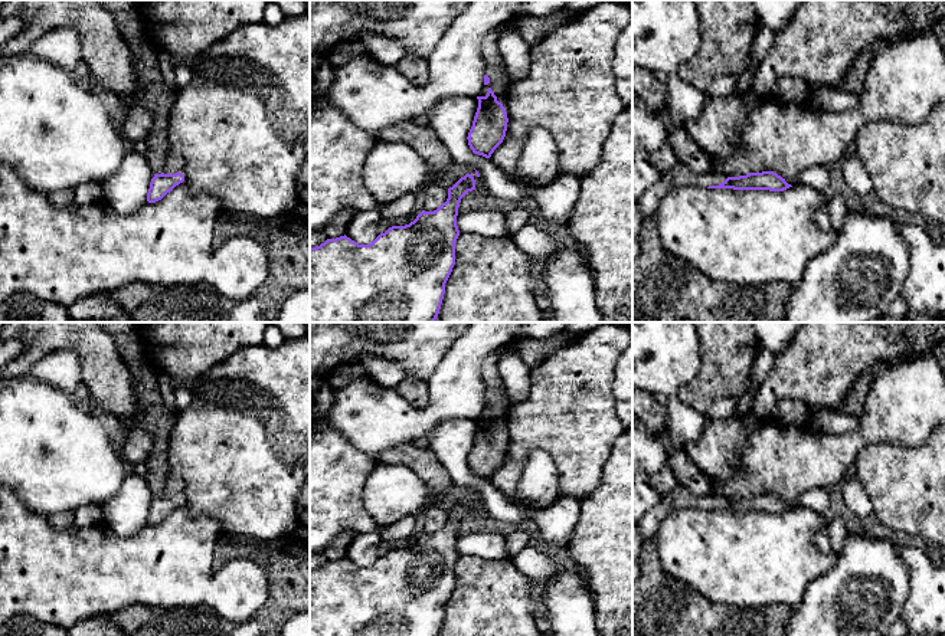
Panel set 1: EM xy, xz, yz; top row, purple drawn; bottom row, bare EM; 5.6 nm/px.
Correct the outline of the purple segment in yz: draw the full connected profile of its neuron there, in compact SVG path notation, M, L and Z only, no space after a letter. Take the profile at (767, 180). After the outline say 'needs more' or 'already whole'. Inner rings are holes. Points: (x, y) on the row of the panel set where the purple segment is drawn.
M677 163L661 178L651 186L640 199L641 219L647 220L657 214L660 204L676 187L702 187L702 188L733 188L733 190L769 190L784 191L789 187L781 176L774 171L749 173L739 177L727 177L723 173L696 174L684 164Z; needs more

